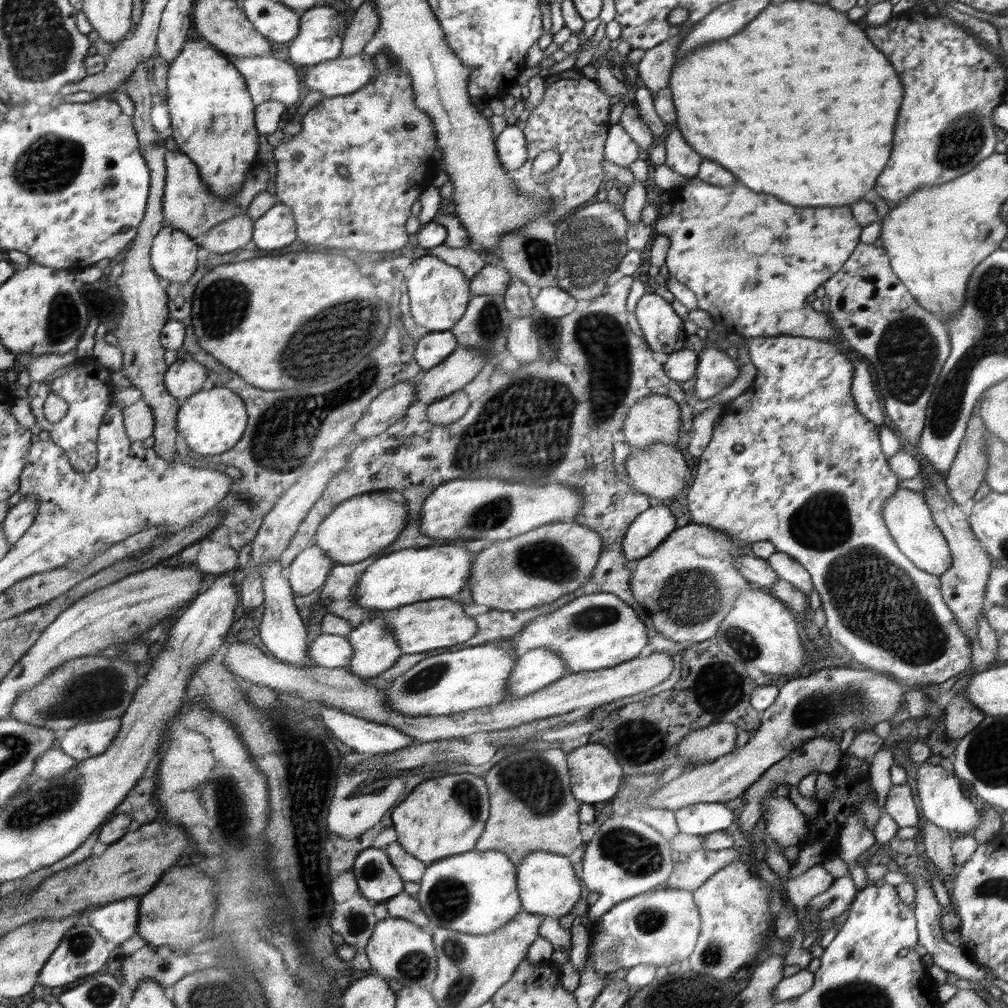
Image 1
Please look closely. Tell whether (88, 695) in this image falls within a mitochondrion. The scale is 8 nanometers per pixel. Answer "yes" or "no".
yes

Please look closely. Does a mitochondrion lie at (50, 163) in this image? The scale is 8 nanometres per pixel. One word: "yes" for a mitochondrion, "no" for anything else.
yes

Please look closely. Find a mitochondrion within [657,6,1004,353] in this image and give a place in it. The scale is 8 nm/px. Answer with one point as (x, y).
(966, 135)

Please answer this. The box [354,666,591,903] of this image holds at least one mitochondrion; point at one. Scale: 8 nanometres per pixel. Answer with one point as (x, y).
(535, 782)

